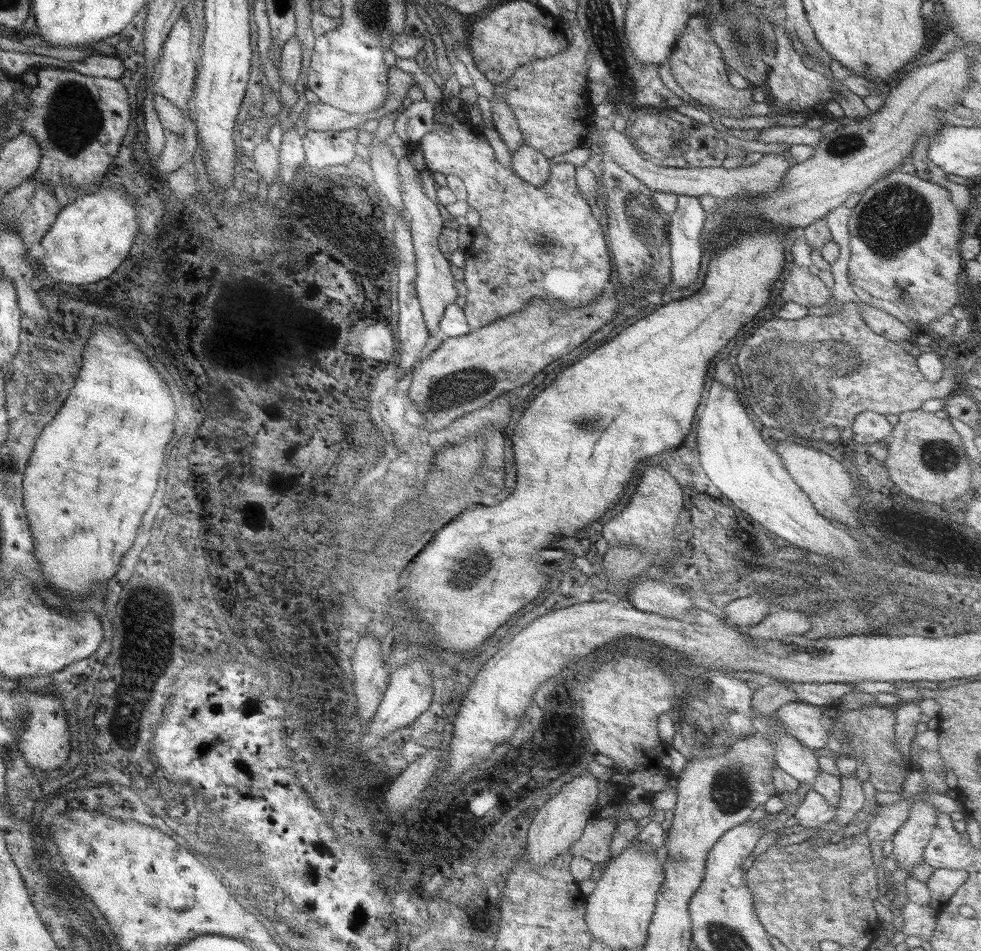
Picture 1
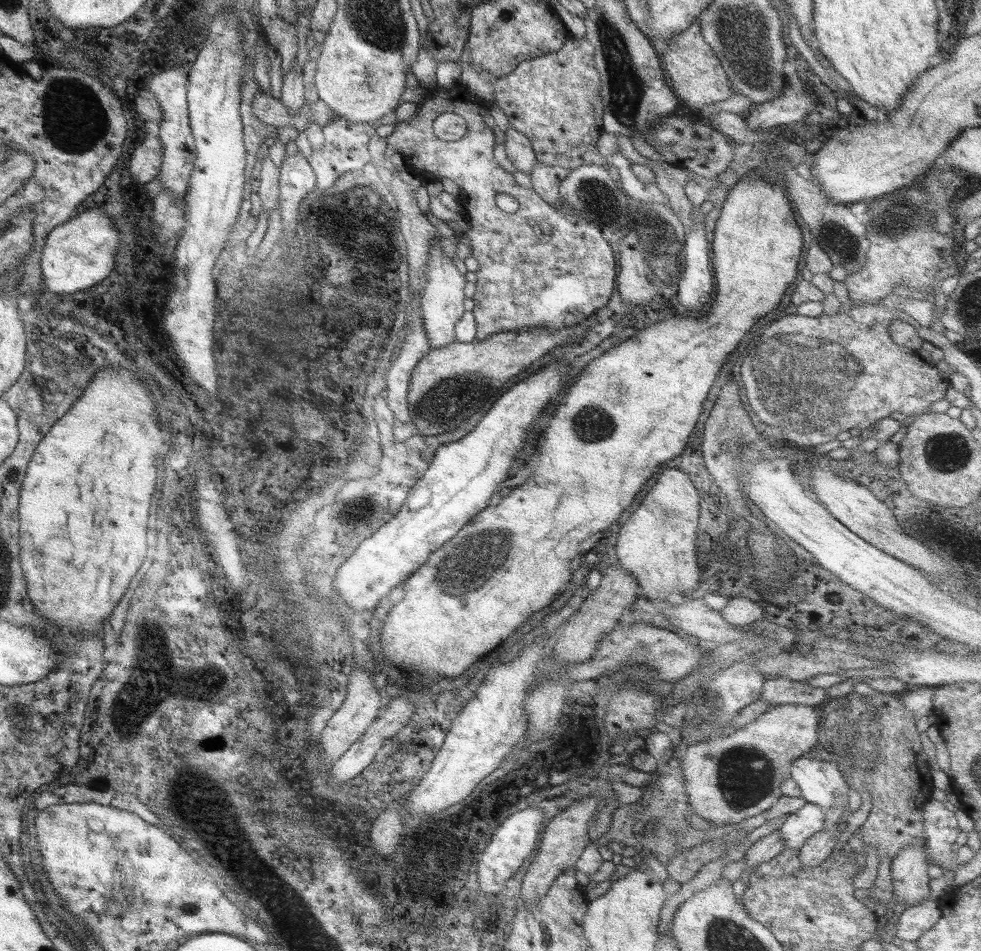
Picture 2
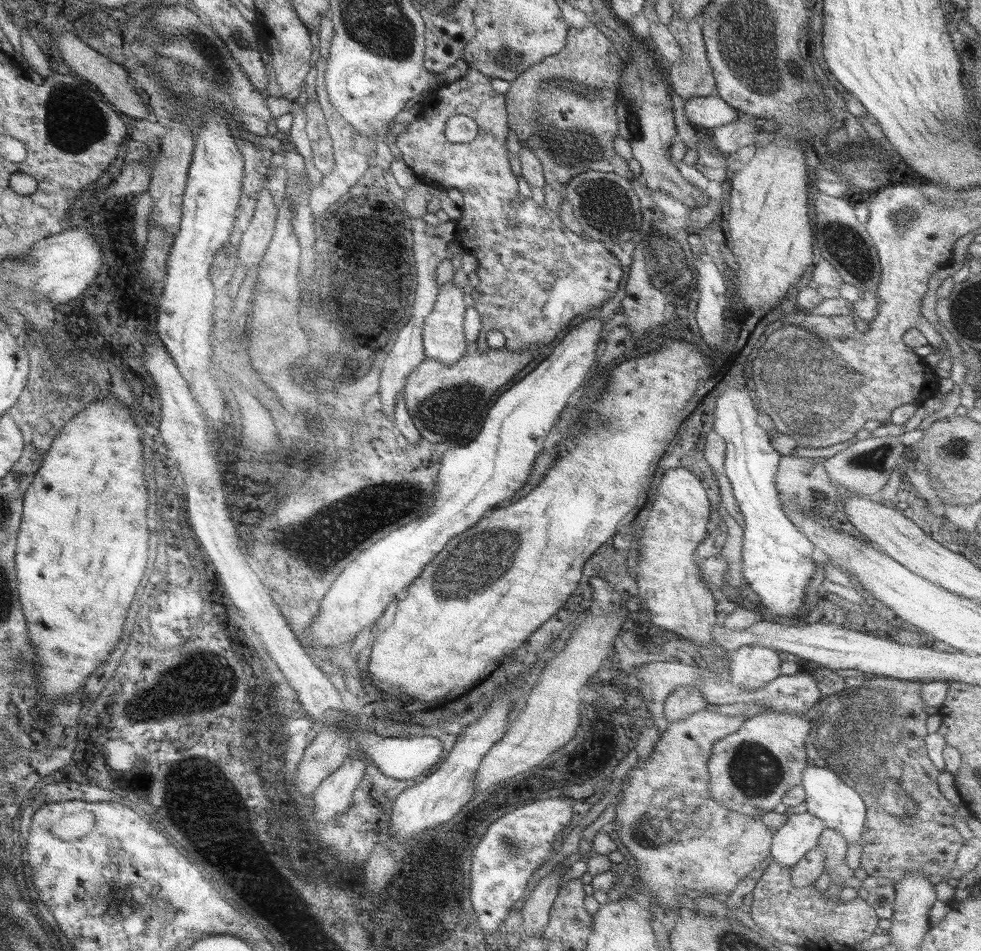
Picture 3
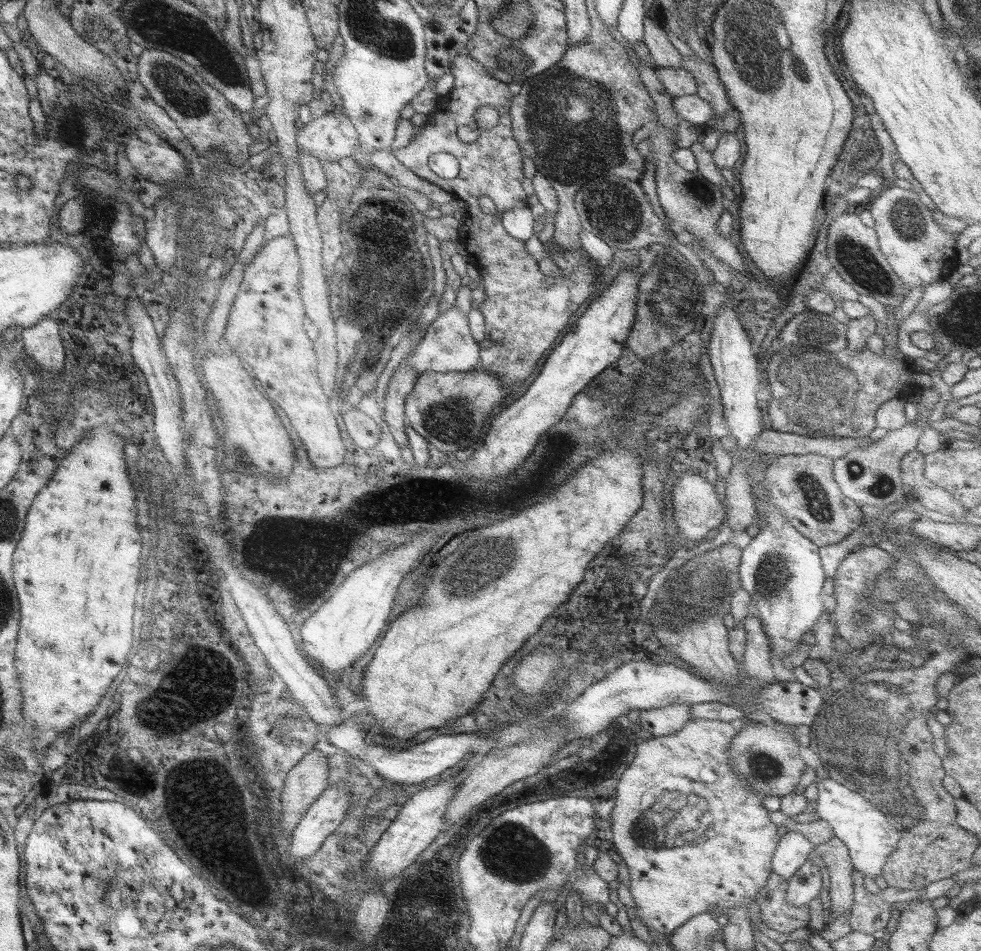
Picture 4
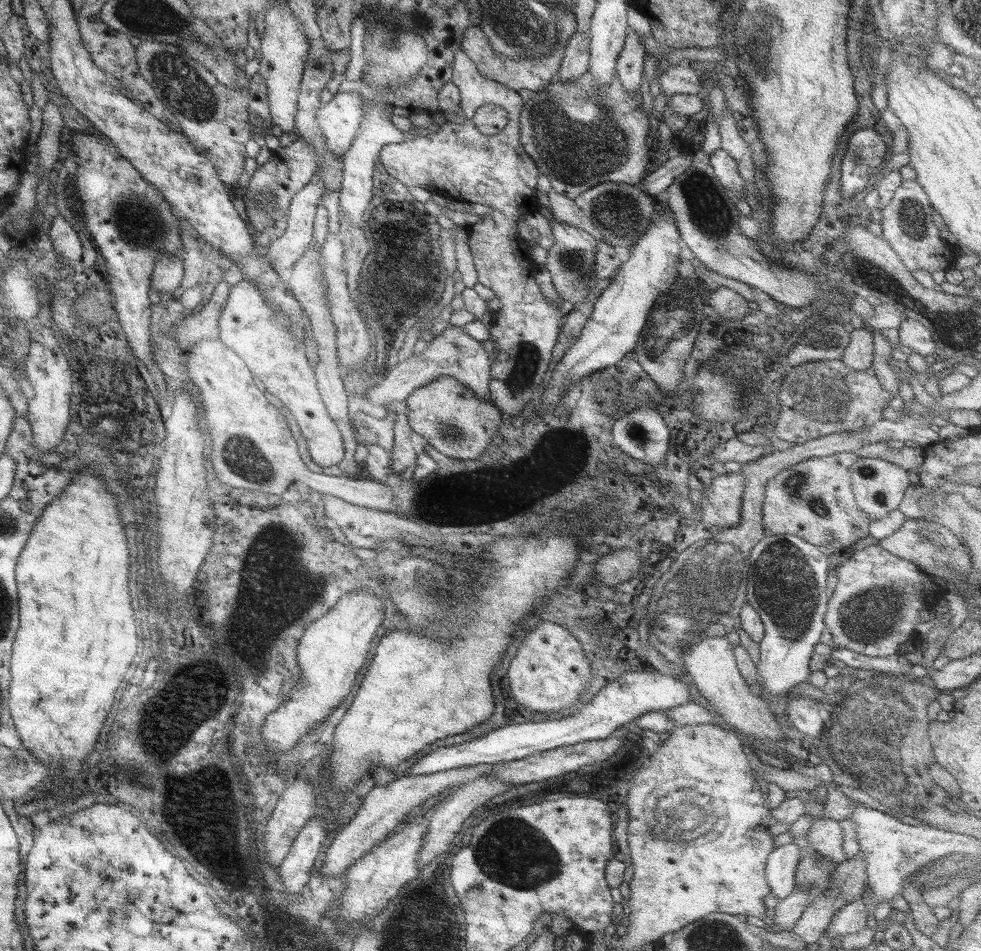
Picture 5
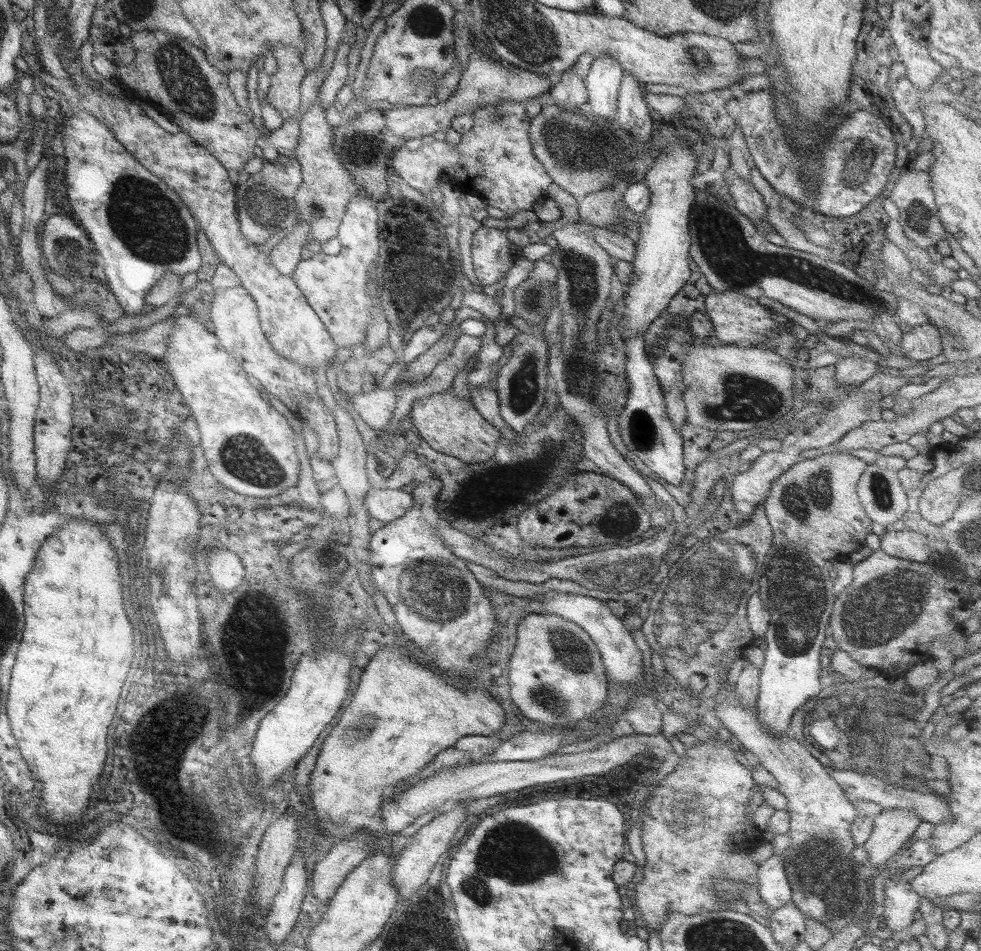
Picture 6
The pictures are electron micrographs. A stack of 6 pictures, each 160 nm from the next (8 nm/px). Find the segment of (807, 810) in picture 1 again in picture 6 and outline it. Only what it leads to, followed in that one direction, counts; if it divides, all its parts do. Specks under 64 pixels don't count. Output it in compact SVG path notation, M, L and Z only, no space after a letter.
M772 855L757 865L756 891L759 898L769 907L769 914L790 902L790 887L781 856Z

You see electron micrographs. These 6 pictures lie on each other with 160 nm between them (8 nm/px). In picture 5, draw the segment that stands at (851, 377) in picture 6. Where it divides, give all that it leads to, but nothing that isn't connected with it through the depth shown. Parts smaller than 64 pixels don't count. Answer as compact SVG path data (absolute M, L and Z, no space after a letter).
M864 326L849 333L847 347L840 360L847 369L861 372L872 367L872 353L872 331Z

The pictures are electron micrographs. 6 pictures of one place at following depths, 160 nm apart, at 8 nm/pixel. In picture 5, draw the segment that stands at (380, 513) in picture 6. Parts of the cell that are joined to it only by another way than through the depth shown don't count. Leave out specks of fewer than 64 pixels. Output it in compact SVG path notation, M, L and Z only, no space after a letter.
M218 339L200 340L189 346L185 350L185 372L193 388L199 392L199 406L203 408L205 426L211 436L211 452L207 452L207 458L222 484L279 496L289 484L296 483L321 496L333 496L376 512L391 509L393 493L384 484L364 477L350 479L341 474L332 476L326 471L312 473L307 469L300 459L301 455L297 454L285 416L265 400L263 392L253 384L251 373L241 358Z

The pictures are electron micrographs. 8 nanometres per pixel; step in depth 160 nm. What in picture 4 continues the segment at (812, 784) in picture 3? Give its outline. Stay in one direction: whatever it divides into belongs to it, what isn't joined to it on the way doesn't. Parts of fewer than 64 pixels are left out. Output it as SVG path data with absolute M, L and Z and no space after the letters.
M825 778L817 780L816 787L817 799L814 801L816 805L811 810L816 814L817 820L827 823L833 836L846 847L851 867L869 879L881 875L887 857L895 851L899 832L891 826L879 808L859 793L841 786L841 783Z

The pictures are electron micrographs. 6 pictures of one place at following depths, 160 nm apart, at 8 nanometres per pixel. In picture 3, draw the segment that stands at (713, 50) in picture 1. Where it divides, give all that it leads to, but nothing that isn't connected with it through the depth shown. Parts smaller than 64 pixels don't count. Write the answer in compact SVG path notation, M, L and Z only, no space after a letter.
M672 16L667 29L679 43L684 56L680 62L671 62L669 78L673 92L685 101L691 97L714 94L714 78L704 53L702 32L697 22Z

